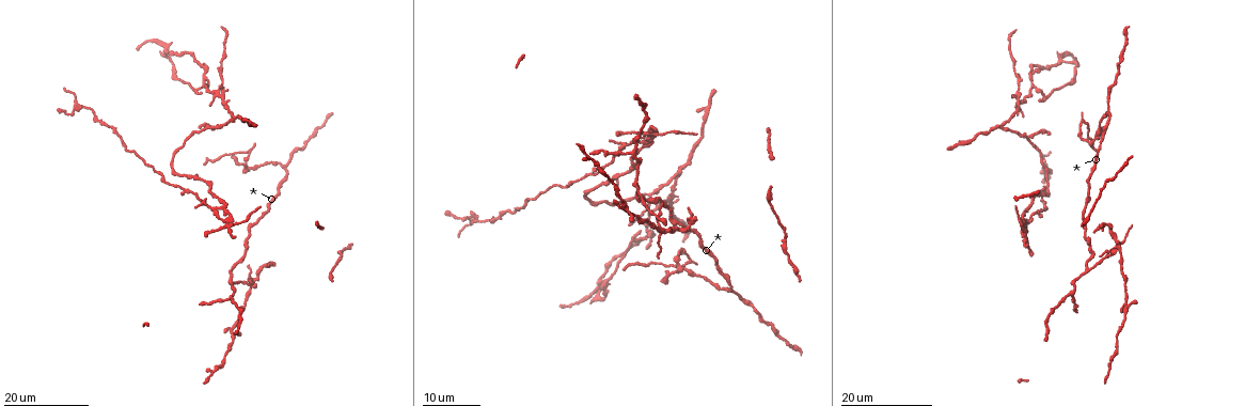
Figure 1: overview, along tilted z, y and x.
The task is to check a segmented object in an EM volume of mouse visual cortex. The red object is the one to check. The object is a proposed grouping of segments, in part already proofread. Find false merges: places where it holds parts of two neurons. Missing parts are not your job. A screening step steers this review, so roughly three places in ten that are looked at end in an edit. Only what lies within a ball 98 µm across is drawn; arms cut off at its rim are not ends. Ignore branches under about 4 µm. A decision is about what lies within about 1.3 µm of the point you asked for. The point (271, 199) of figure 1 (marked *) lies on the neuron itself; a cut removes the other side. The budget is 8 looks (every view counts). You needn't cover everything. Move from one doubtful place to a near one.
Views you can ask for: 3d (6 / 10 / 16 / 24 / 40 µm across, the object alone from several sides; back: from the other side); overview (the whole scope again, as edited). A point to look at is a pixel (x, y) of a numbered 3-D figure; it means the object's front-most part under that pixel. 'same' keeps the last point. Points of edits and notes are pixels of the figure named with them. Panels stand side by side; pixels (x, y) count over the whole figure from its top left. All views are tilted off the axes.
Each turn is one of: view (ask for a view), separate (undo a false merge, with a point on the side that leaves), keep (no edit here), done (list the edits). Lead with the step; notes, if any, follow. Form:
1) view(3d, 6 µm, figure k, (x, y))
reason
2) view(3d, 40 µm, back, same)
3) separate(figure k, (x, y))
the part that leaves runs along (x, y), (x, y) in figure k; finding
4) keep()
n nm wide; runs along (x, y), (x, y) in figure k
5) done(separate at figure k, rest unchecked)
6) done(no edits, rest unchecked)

view(3d, 24 µm, figure 1, (679, 269))
a fork

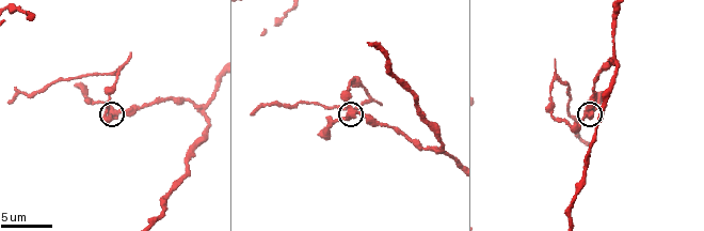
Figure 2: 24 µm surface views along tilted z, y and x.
view(3d, 6 µm, figure 2, (348, 111))

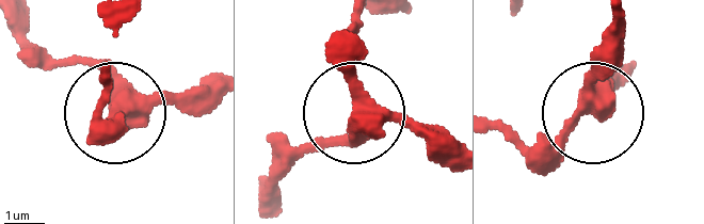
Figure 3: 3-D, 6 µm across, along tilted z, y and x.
keep()
3 arms; continuous, no second neuron

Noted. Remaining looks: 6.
view(3d, 16 µm, figure 1, (651, 196))

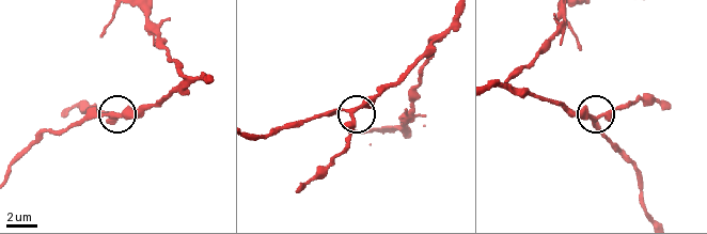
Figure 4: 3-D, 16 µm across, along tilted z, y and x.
view(3d, 6 µm, figure 4, (592, 118))

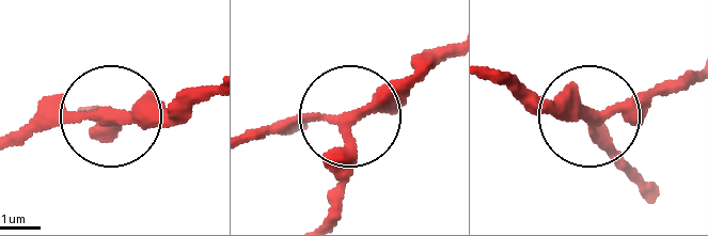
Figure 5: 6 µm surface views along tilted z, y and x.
keep()
all the same neuron

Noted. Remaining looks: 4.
view(3d, 16 µm, figure 1, (232, 115))
three-way junction

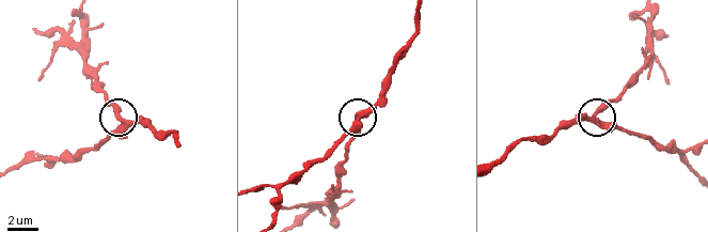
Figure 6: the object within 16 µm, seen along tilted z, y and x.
view(3d, 6 µm, figure 6, (124, 118))
zoom in

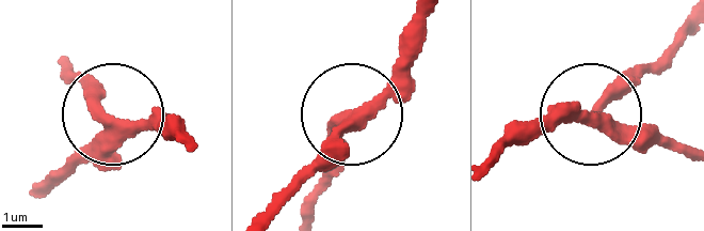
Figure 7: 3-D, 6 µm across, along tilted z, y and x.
view(3d, 6 µm, back, figure 7, (347, 116))
other side

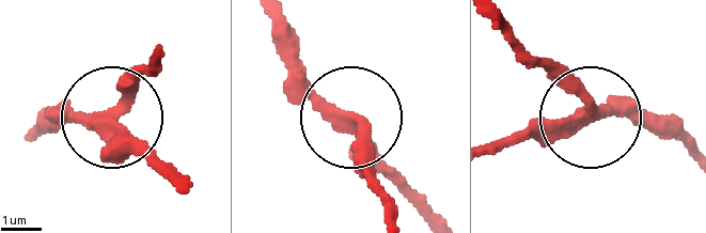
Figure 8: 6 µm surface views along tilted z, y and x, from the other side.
keep()
continuous, no second neuron

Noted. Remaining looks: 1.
view(3d, 10 µm, figure 2, (114, 71))
sudden change in width

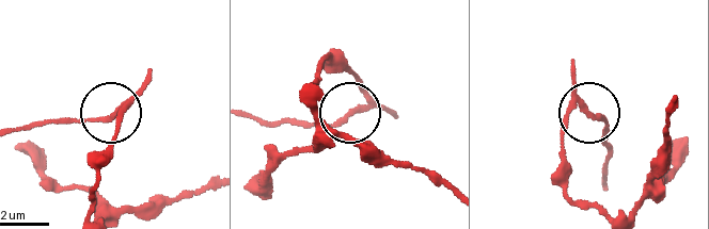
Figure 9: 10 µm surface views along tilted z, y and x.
separate(figure 9, (106, 119))
the part that leaves runs along (129, 100), (98, 121), (12, 129) in figure 9; two neurons meet here

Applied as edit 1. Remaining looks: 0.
done(separate at figure 9, rest unchecked)

